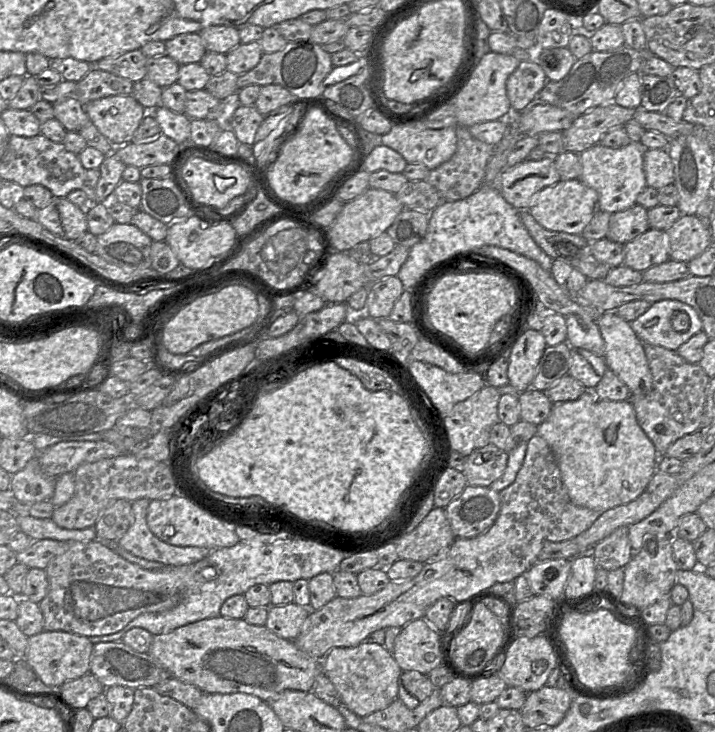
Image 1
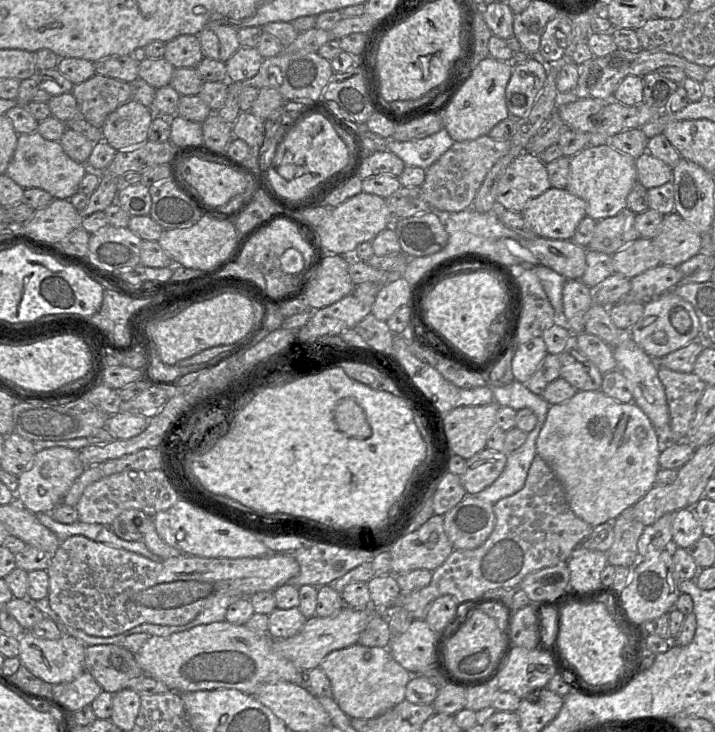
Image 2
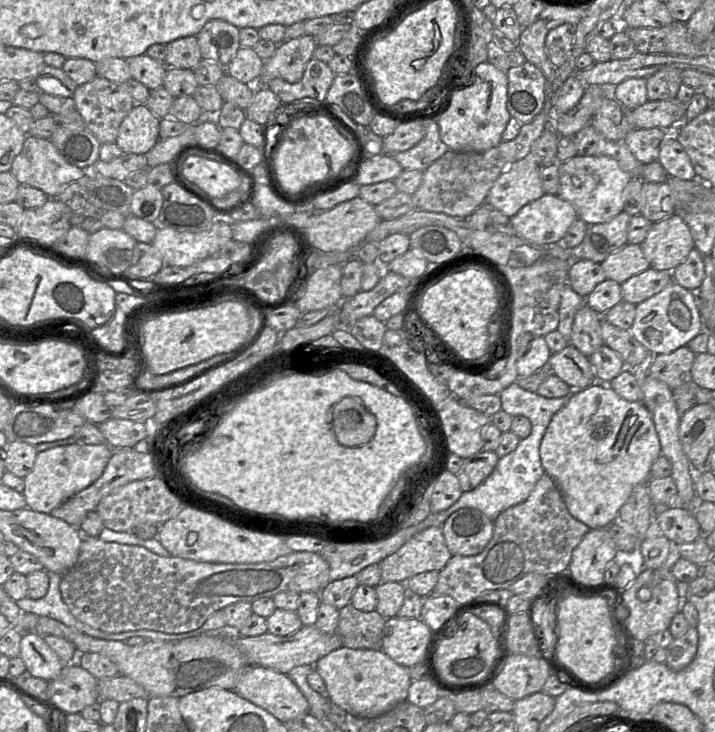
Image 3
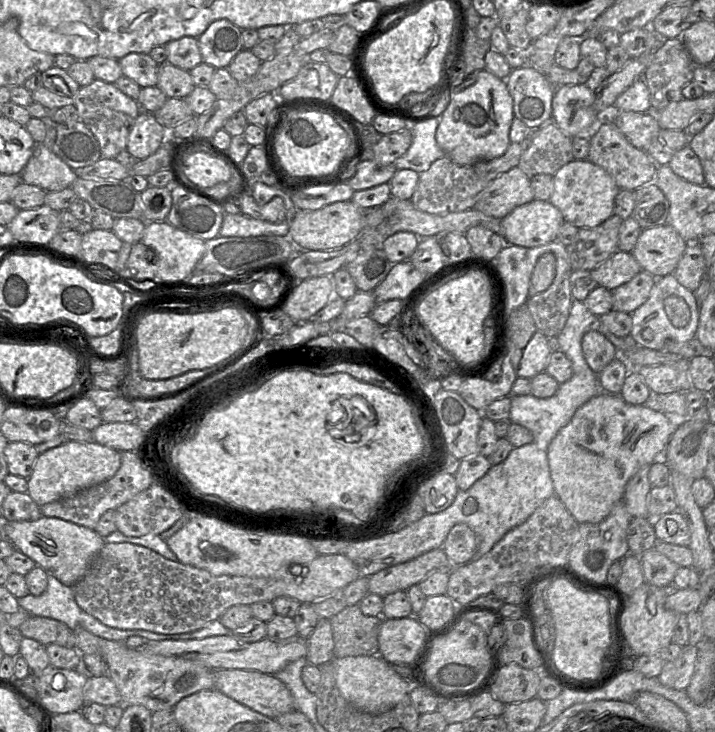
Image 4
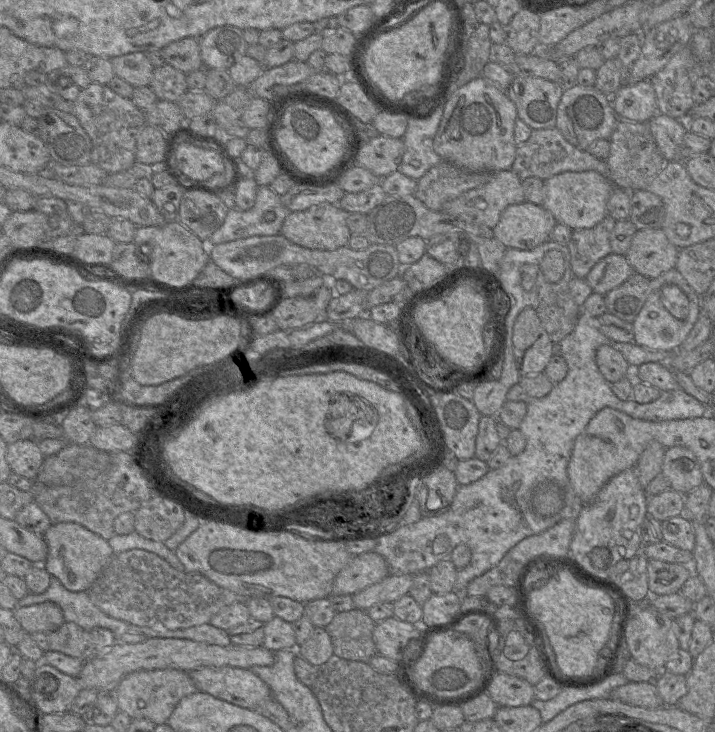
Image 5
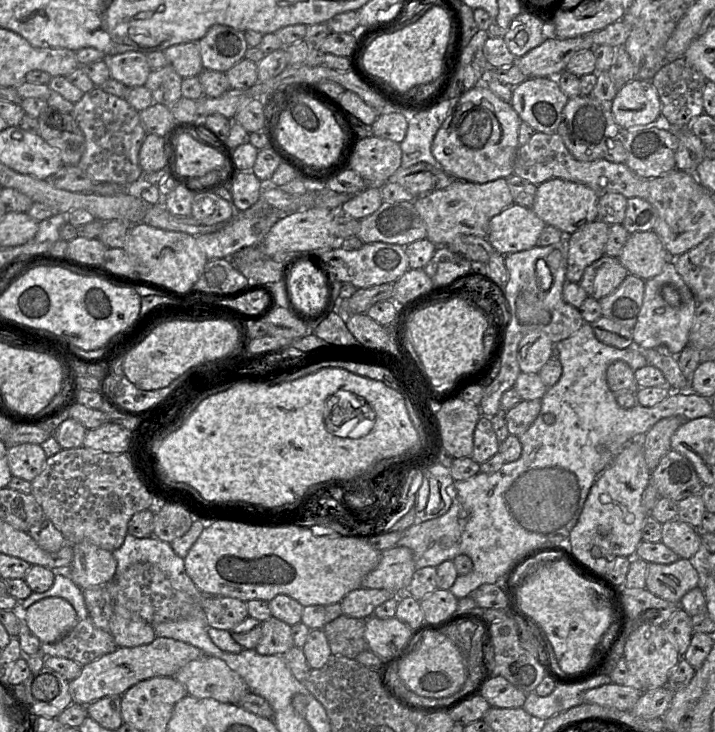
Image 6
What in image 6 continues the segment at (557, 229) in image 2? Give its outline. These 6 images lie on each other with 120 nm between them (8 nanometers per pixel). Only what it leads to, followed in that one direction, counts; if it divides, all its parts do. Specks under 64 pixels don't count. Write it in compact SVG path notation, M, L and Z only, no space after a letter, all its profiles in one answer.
M512 204L490 219L486 239L504 256L536 246L545 226L531 208Z

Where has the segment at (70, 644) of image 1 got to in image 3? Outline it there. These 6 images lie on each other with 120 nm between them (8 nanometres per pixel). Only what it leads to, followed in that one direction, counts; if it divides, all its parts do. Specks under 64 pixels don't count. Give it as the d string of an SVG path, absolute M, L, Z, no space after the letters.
M25 632L20 642L19 657L25 664L25 669L32 676L52 681L57 678L67 665L45 643L43 636L35 632Z

